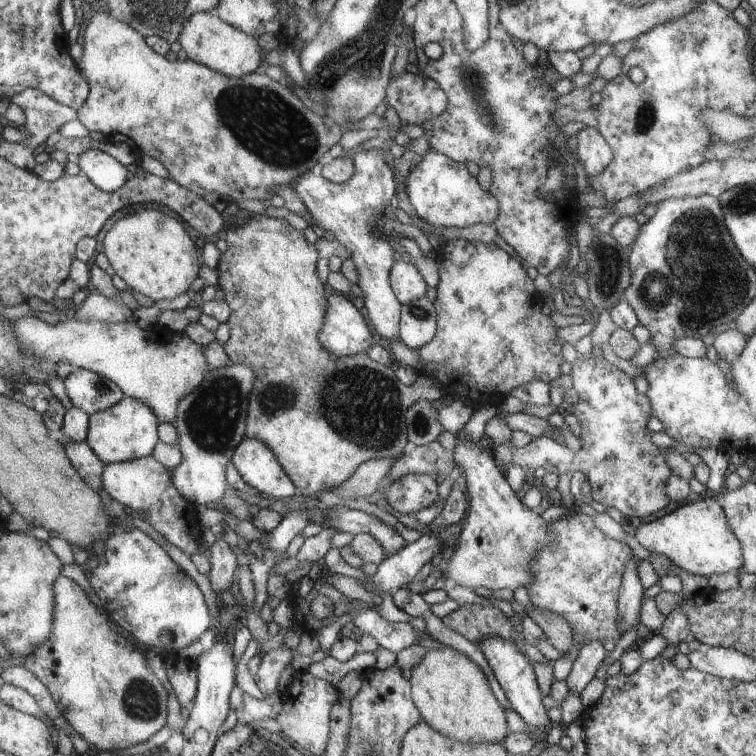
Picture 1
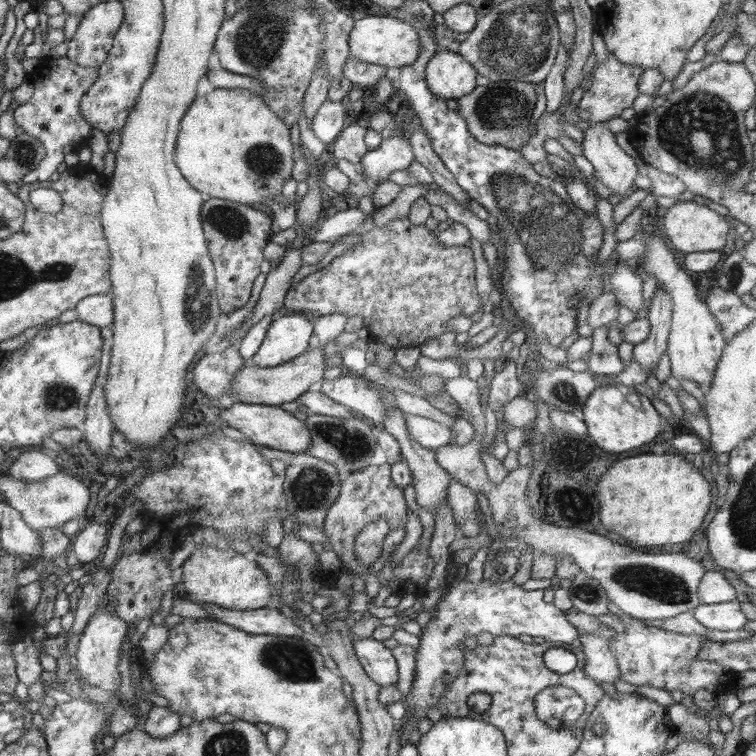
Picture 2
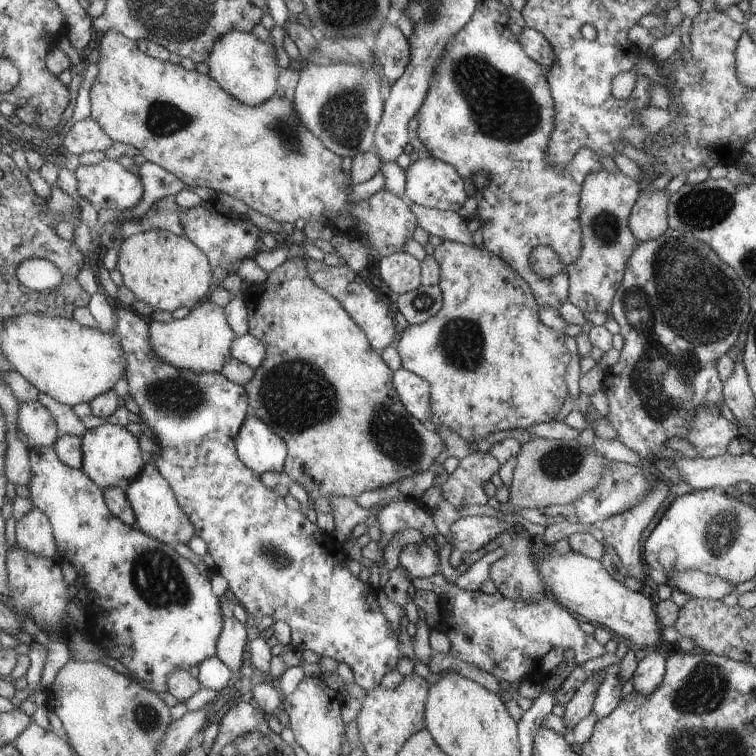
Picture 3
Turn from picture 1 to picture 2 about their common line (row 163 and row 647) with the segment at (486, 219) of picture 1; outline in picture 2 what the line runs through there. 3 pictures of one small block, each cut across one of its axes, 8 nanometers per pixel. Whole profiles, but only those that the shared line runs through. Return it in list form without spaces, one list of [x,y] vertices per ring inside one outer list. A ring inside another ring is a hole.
[[[464,579],[449,582],[446,590],[447,594],[432,612],[434,619],[430,619],[420,635],[420,645],[415,655],[414,680],[404,701],[406,714],[403,717],[404,724],[400,728],[400,747],[409,742],[411,731],[418,728],[420,718],[426,717],[430,708],[438,708],[441,702],[439,698],[444,698],[452,680],[467,666],[467,658],[464,657],[466,635],[477,636],[487,630],[494,637],[518,637],[520,634],[528,634],[564,644],[574,644],[579,638],[579,631],[567,620],[566,612],[557,605],[546,604],[542,600],[544,589],[522,590],[520,586],[516,586],[514,580],[497,580],[492,583],[490,579],[482,579],[479,583],[473,583]]]

